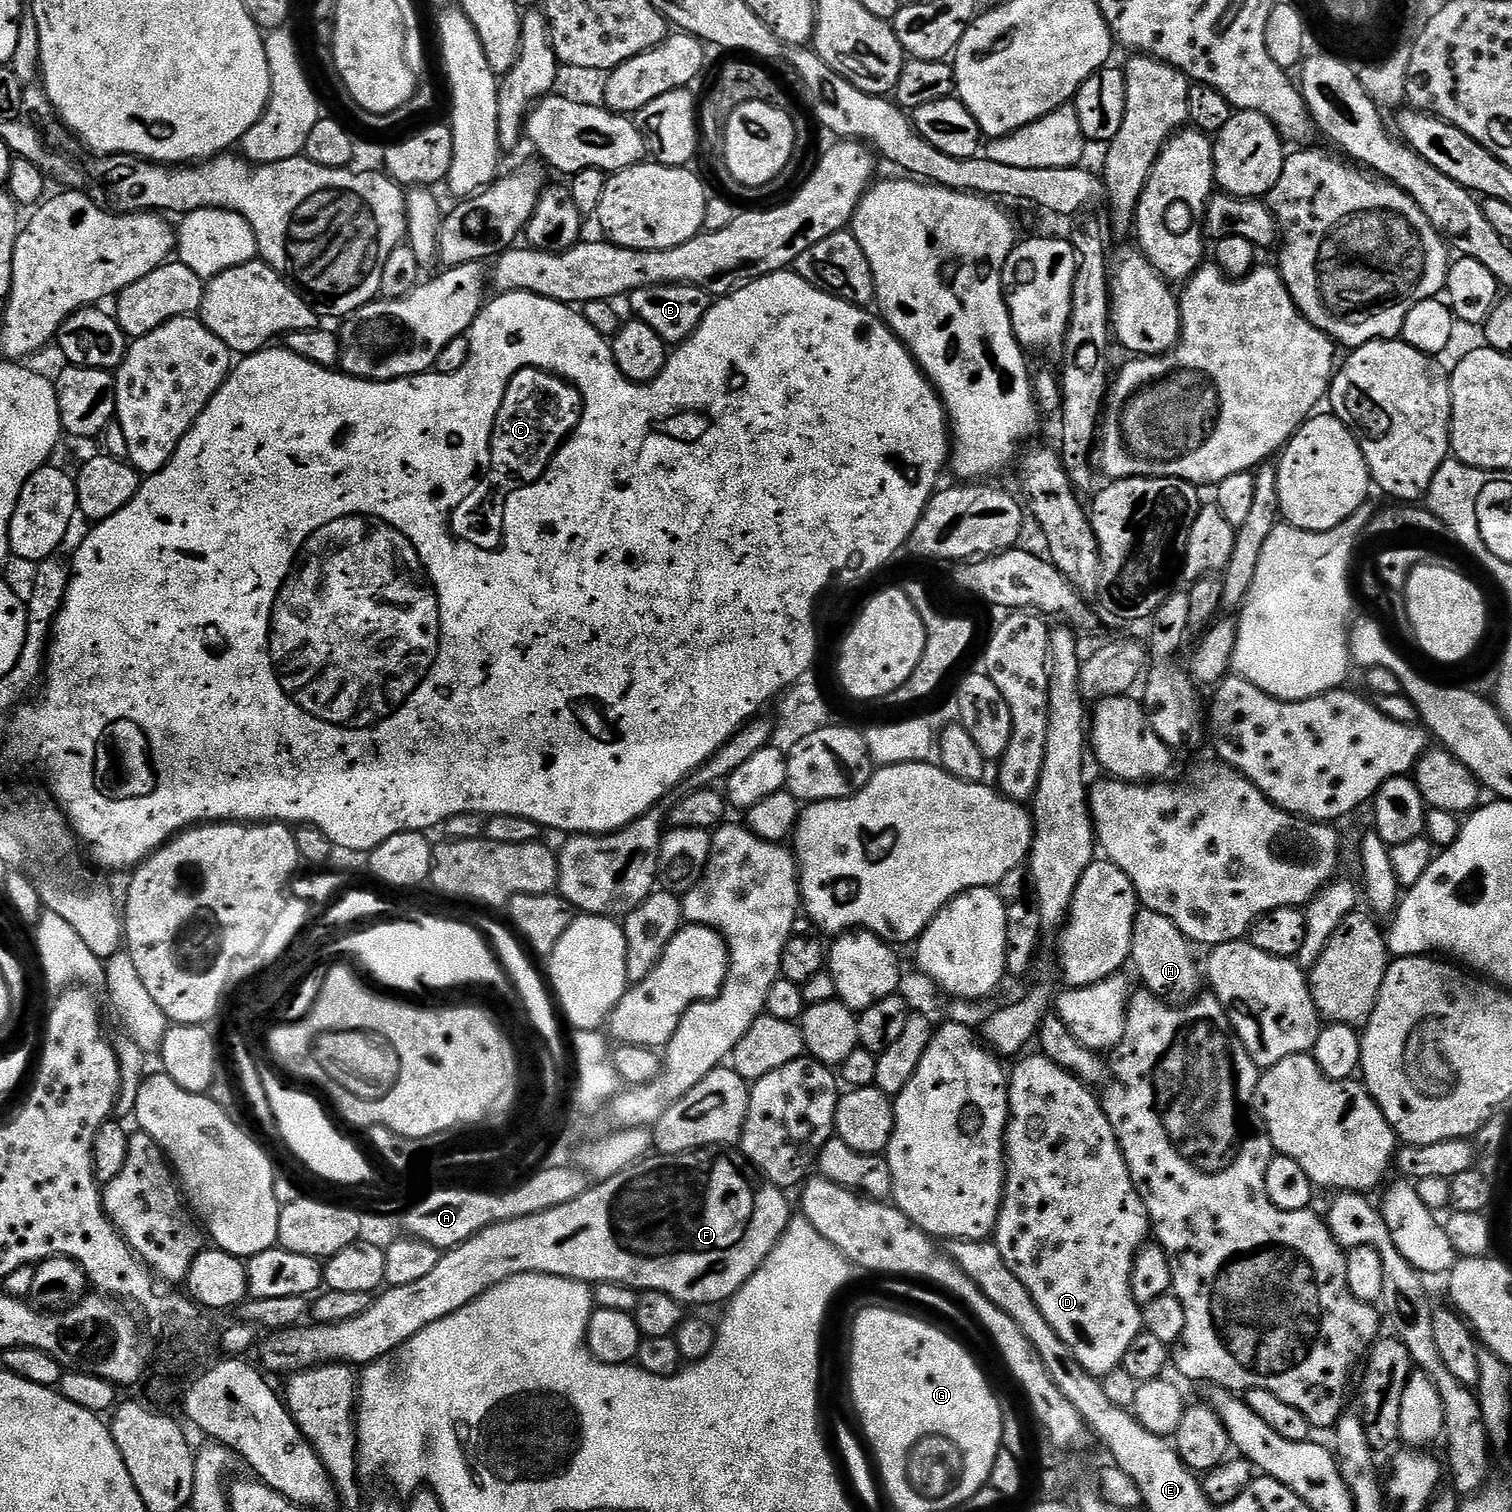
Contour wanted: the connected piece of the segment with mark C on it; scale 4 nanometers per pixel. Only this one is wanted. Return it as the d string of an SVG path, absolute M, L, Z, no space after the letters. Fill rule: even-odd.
M524 368L507 384L506 392L495 415L489 444L489 462L485 472L475 487L465 493L458 501L449 520L449 531L457 540L487 552L496 551L503 543L504 499L503 494L535 484L543 479L547 466L556 455L560 445L575 431L583 412L580 392L571 383L555 373L544 372L538 368Z

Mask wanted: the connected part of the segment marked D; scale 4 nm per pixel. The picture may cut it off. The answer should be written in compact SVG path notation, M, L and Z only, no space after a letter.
M1043 1054L1036 1056L1025 1055L1017 1059L1013 1068L1010 1068L1010 1079L1008 1082L1008 1130L1004 1134L1004 1158L1006 1161L1006 1175L1004 1178L1004 1201L998 1214L998 1222L994 1233L994 1243L998 1250L1002 1250L1002 1258L1010 1270L1014 1270L1014 1278L1030 1290L1038 1310L1042 1310L1042 1318L1054 1326L1054 1334L1070 1346L1070 1354L1082 1362L1082 1366L1090 1374L1103 1378L1110 1374L1115 1368L1121 1367L1126 1358L1126 1350L1134 1338L1144 1326L1141 1305L1136 1303L1132 1293L1132 1262L1136 1259L1140 1249L1145 1247L1147 1238L1150 1236L1150 1221L1148 1211L1134 1186L1130 1176L1130 1170L1126 1166L1126 1158L1120 1149L1120 1143L1116 1137L1116 1131L1110 1126L1110 1118L1106 1118L1104 1105L1098 1099L1091 1087L1083 1084L1078 1078L1074 1078L1062 1066L1050 1062Z

